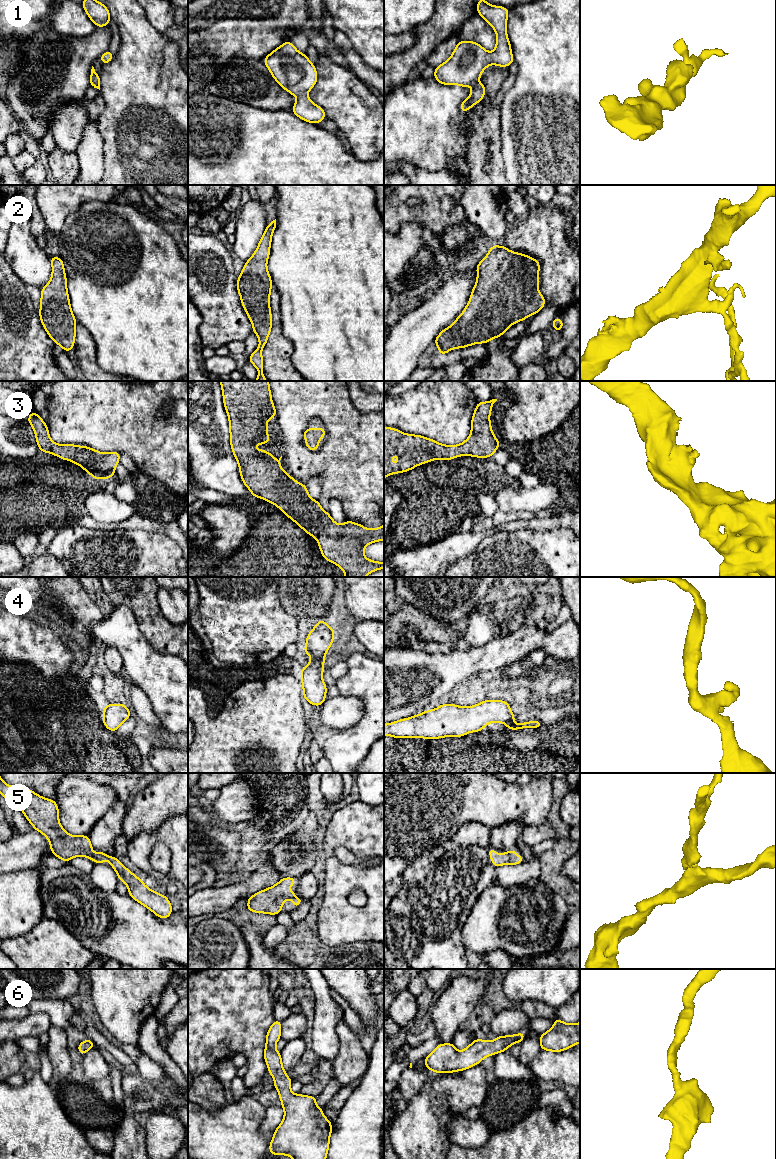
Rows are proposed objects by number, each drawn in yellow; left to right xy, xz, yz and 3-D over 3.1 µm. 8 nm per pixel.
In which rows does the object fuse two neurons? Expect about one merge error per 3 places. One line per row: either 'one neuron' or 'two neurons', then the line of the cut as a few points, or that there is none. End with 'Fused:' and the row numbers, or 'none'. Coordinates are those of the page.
1: one neuron | no cut
2: one neuron | no cut
3: one neuron | no cut
4: one neuron | no cut
5: one neuron | no cut
6: one neuron | no cut
Fused: none

